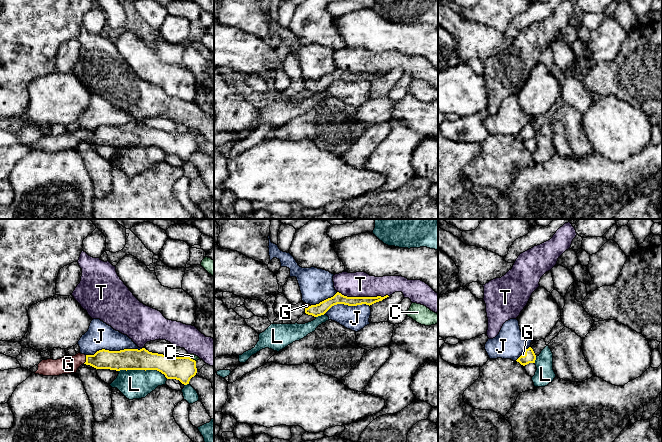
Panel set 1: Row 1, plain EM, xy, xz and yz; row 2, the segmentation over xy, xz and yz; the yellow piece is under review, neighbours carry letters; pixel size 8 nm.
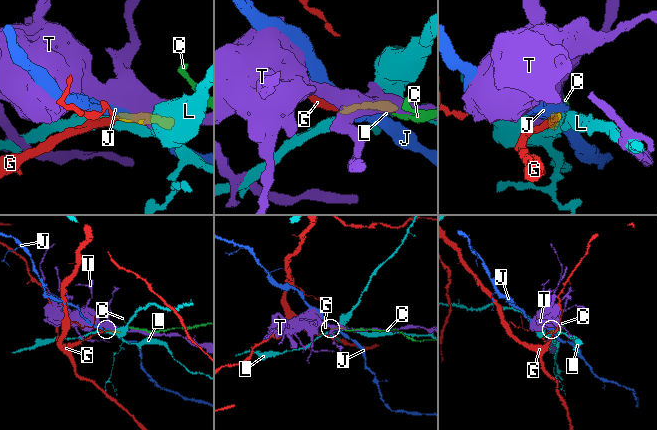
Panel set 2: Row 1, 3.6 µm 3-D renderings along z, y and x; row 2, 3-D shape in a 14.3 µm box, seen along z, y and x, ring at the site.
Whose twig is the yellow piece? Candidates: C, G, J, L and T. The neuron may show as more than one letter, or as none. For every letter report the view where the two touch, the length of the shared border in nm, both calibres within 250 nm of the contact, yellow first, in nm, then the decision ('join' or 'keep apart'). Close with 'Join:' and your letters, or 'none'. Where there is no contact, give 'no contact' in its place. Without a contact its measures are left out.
C: meets yellow in xy; contact 80 nm long; 190 nm thick on the yellow side, 50 nm on the other; join
G: meets yellow in xy; contact 80 nm long; 160 nm thick on the yellow side, 140 nm on the other; join
J: meets yellow in xy; contact 460 nm long; 180 nm thick on the yellow side, 220 nm on the other; keep apart
L: meets yellow in xy; contact 420 nm long; 180 nm thick on the yellow side, 240 nm on the other; keep apart
T: meets yellow in xz; contact 420 nm long; 90 nm thick on the yellow side, 200 nm on the other; keep apart
Join: C, G

